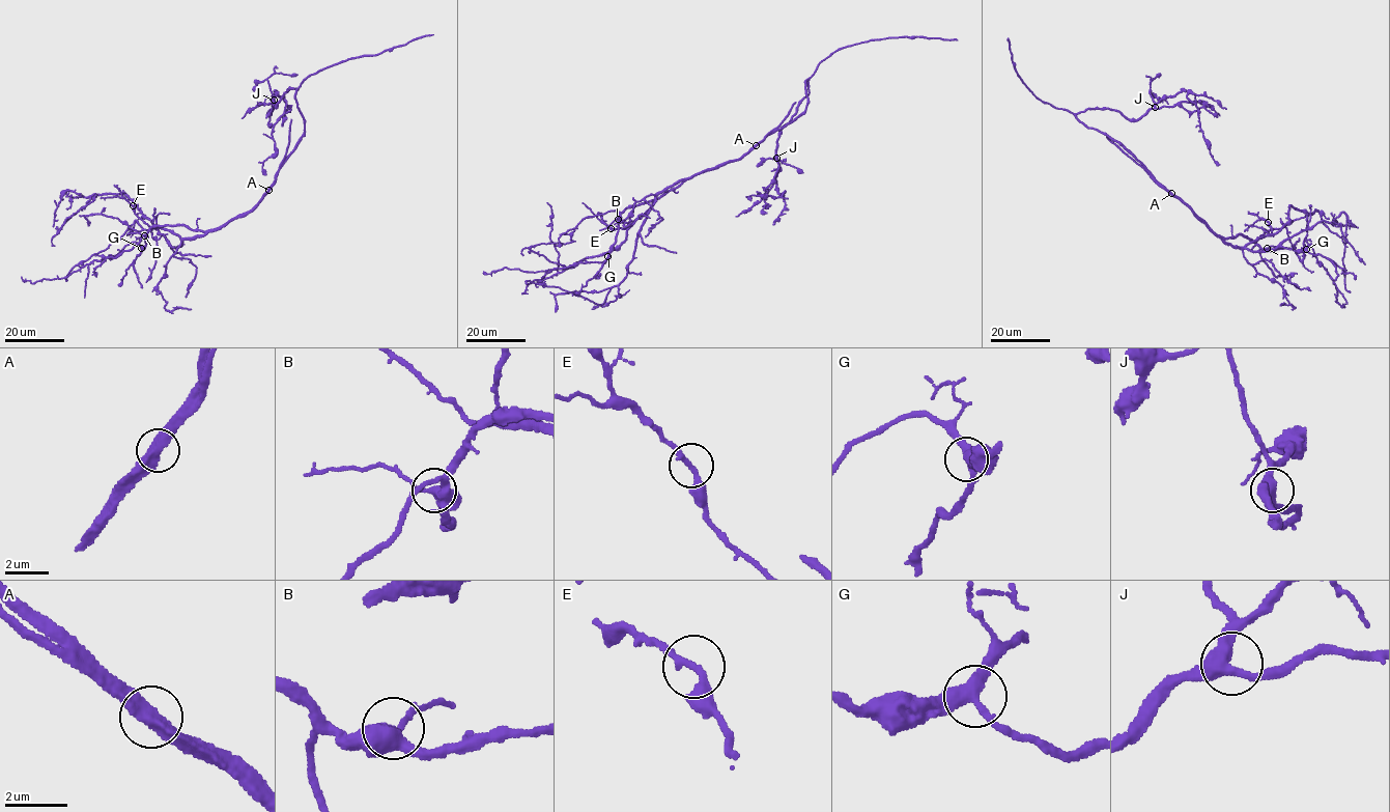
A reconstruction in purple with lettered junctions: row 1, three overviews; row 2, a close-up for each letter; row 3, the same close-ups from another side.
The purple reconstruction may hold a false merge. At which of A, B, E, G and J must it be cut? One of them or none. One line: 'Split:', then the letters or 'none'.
Split: none

